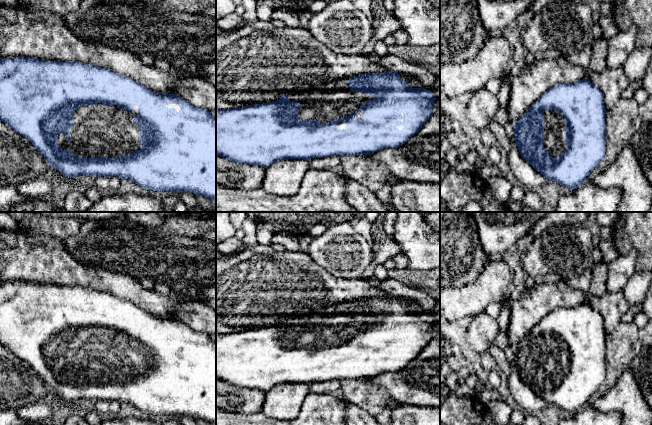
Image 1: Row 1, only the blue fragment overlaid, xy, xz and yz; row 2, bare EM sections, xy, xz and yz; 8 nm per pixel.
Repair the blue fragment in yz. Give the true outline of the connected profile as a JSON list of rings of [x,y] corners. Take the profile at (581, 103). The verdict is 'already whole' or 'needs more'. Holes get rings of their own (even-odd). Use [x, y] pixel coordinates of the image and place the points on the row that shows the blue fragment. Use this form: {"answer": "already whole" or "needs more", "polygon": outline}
{"answer": "needs more", "polygon": [[[588,78],[571,84],[557,84],[546,91],[513,124],[515,145],[520,155],[547,180],[555,181],[570,190],[585,183],[587,176],[600,164],[606,153],[606,108],[602,91]]]}

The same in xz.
{"answer": "needs more", "polygon": [[[395,71],[343,77],[303,92],[283,94],[277,101],[216,109],[216,155],[238,164],[266,168],[278,160],[310,161],[328,156],[370,155],[385,148],[398,148],[433,116],[435,100],[432,91],[424,87],[411,88]]]}

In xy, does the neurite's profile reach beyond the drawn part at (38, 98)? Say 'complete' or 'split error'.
split error

